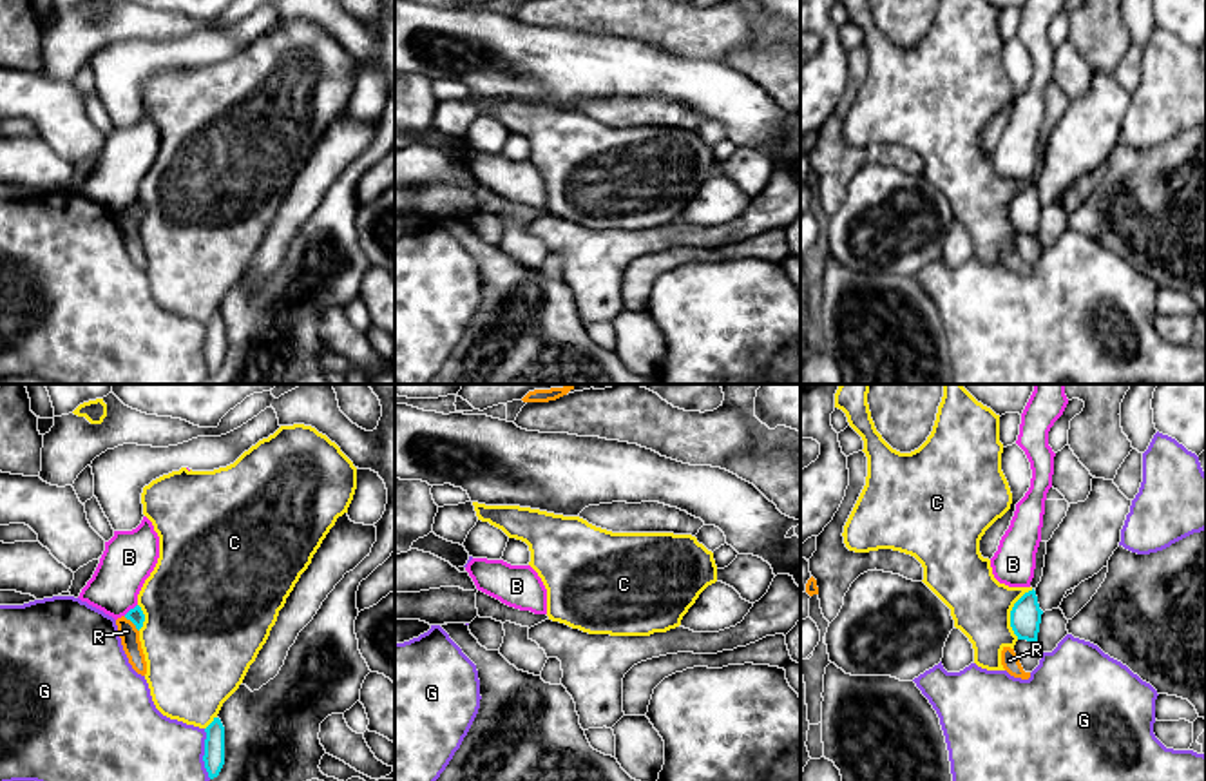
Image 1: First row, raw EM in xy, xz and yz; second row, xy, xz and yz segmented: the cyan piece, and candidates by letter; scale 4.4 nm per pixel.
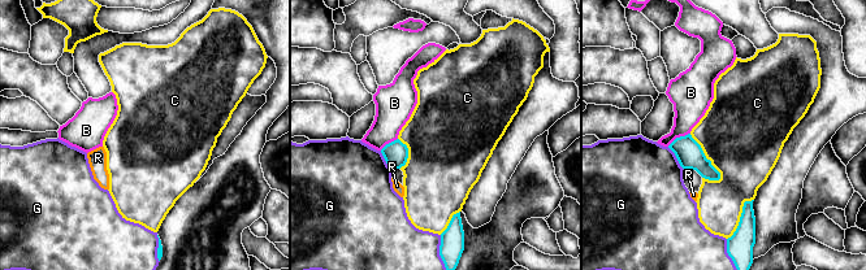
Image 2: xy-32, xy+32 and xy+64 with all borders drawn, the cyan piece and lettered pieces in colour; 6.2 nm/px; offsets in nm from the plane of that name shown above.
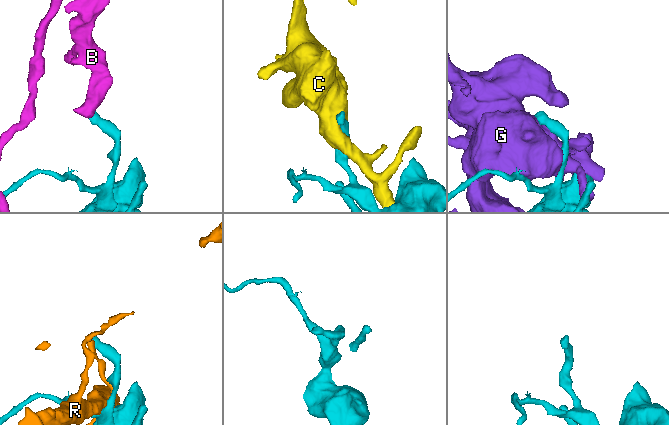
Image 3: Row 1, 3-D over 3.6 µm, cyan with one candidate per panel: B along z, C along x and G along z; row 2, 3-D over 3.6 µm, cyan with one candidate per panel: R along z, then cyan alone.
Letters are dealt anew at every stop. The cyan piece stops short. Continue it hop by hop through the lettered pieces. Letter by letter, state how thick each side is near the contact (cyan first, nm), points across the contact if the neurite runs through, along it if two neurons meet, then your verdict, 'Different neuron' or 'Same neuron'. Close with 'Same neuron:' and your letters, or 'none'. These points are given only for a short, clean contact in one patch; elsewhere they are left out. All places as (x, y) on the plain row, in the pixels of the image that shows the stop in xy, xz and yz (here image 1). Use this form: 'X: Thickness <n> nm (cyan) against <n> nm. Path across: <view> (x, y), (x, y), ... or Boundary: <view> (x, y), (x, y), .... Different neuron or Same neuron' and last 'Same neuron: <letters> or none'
B: Thickness 70 nm (cyan) against 240 nm. Boundary: xy (136, 198), (124, 209). Different neuron
C: Thickness 140 nm (cyan) against 280 nm. Different neuron
G: Thickness 100 nm (cyan) against 480 nm. Different neuron
R: Thickness 70 nm (cyan) against 90 nm. Different neuron
Same neuron: none

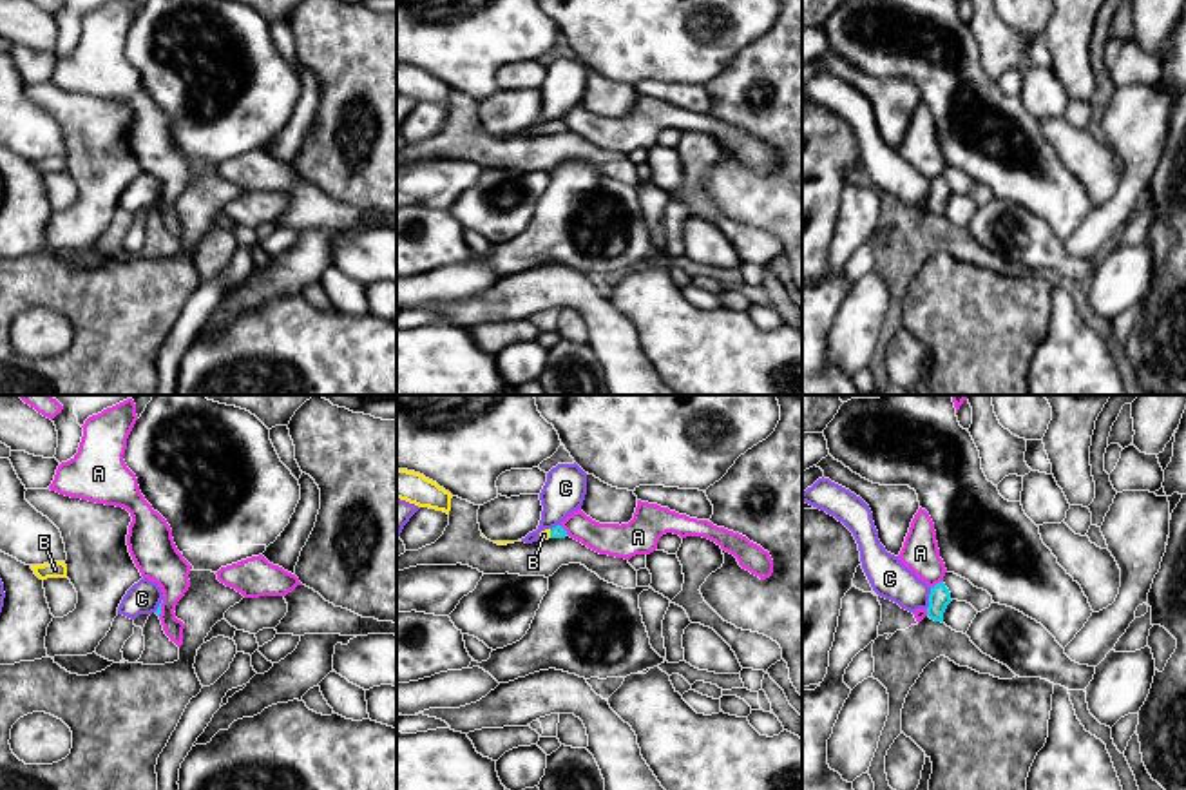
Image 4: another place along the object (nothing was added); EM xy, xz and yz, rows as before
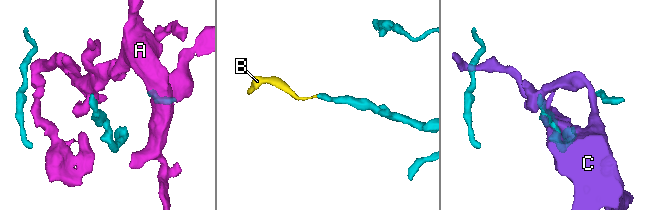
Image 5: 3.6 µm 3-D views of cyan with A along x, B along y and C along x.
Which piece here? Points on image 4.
A: Thickness 90 nm (cyan) against 170 nm. Boundary: yz (942, 174), (931, 182). Different neuron
B: Thickness 60 nm (cyan) against 50 nm. Path across: xz (558, 125), (551, 127), (544, 129). Same neuron
C: Thickness 90 nm (cyan) against 180 nm. Boundary: yz (931, 182), (926, 202). Different neuron
Same neuron: B

